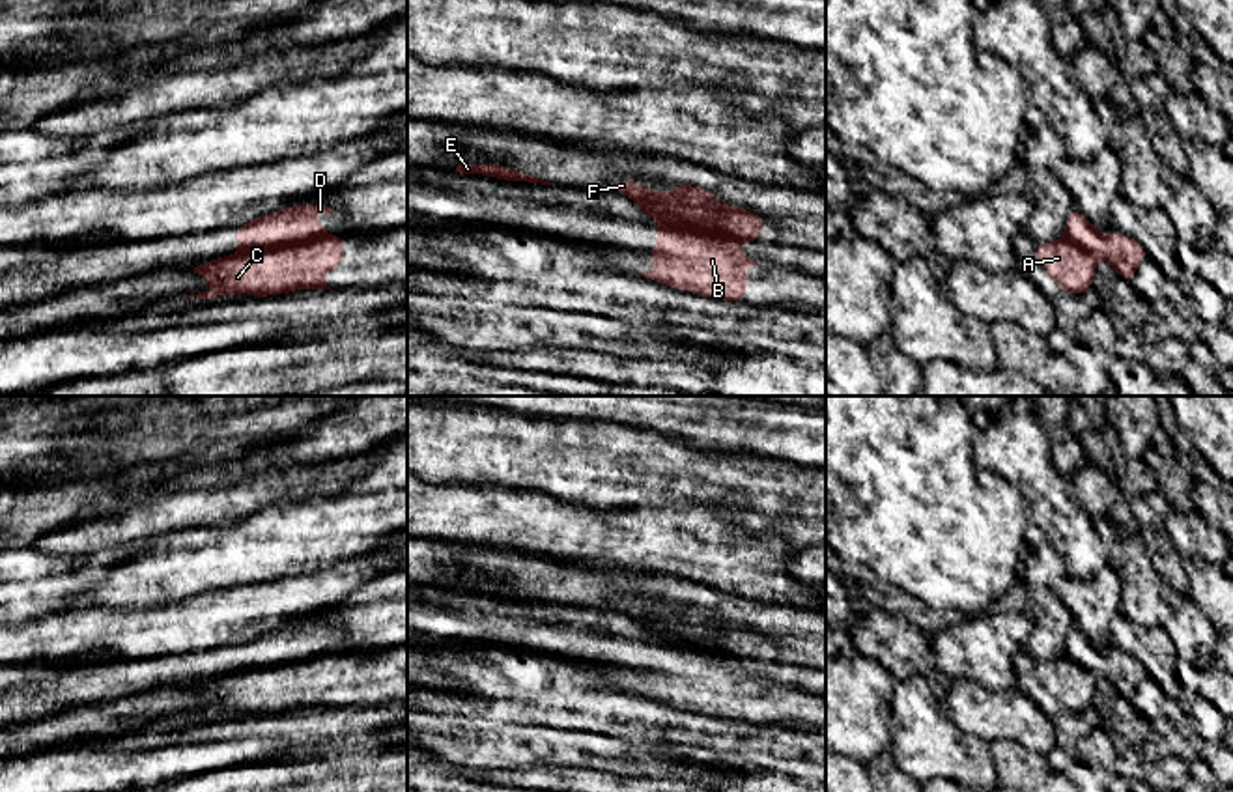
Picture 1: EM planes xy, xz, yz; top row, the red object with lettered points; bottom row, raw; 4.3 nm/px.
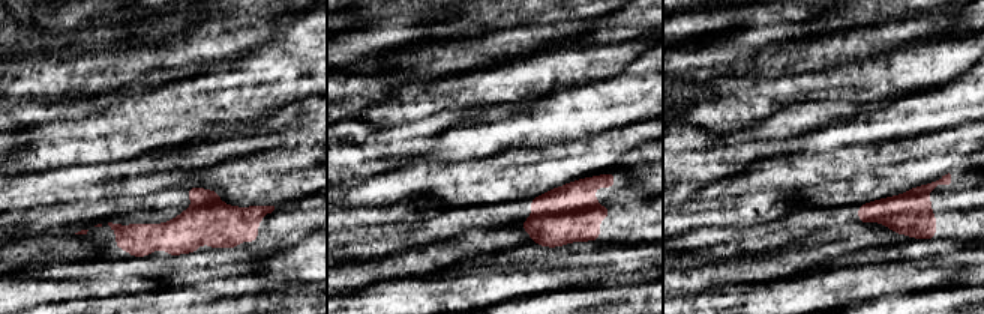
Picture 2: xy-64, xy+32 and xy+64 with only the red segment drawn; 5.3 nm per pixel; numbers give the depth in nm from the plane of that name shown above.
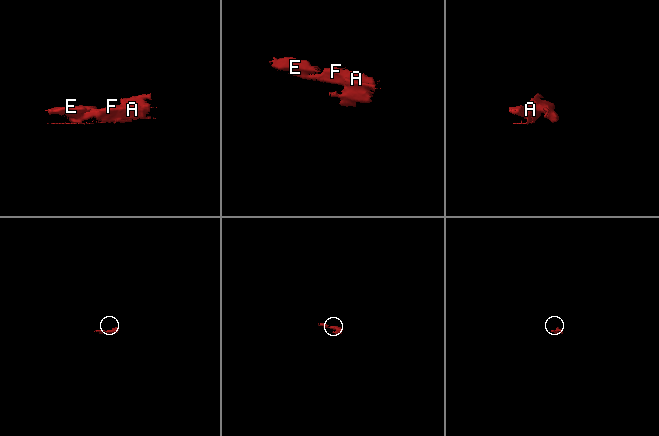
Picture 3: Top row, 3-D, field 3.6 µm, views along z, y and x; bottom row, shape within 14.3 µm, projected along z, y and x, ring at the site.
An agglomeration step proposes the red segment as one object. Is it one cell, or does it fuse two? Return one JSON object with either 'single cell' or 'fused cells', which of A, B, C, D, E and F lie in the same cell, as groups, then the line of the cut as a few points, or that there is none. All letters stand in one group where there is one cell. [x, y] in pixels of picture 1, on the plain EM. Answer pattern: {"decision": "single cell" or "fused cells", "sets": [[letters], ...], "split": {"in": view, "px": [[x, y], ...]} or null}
{"decision": "fused cells", "sets": [["A", "C", "E", "F"], ["B", "D"]], "split": {"in": "xy", "px": [[327, 652], [316, 658], [240, 671]]}}

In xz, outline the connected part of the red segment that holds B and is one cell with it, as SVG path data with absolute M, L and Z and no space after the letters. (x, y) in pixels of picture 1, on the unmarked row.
M663 639L654 648L663 658L650 663L656 686L639 695L682 710L744 721L747 687L760 682L744 674L740 659Z

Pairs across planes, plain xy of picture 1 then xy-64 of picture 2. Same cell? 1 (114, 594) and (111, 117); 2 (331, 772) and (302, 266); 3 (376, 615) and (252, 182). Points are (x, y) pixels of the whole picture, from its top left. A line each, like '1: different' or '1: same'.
1: same
2: different
3: same

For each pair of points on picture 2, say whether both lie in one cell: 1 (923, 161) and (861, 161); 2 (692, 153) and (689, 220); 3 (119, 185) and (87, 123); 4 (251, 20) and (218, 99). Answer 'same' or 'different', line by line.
1: same
2: different
3: different
4: different

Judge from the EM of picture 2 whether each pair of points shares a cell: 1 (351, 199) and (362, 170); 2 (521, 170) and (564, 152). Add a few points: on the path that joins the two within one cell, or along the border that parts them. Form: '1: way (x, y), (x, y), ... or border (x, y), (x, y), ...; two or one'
1: border (390, 170), (342, 185); two
2: way (531, 160), (554, 152); one

